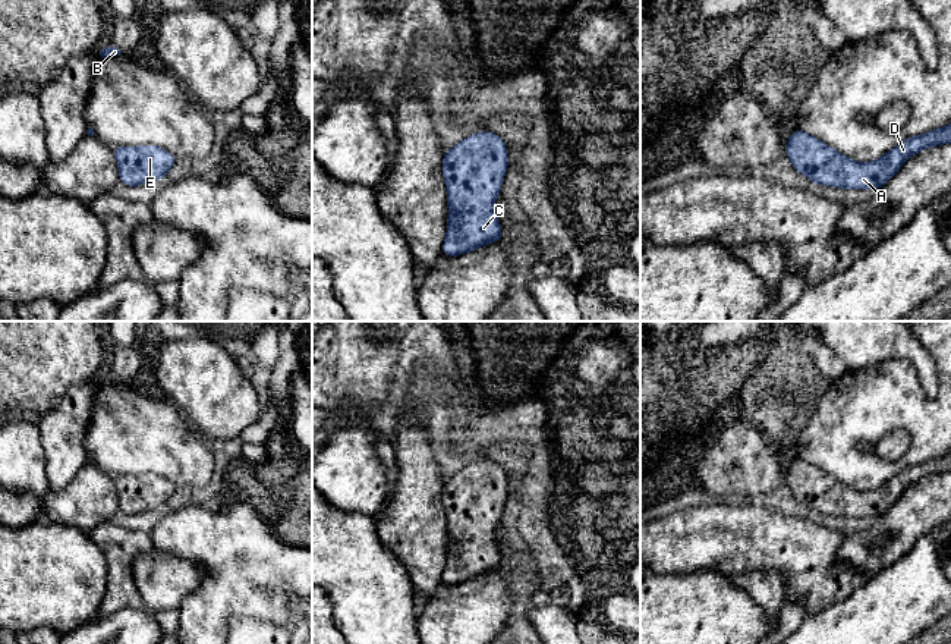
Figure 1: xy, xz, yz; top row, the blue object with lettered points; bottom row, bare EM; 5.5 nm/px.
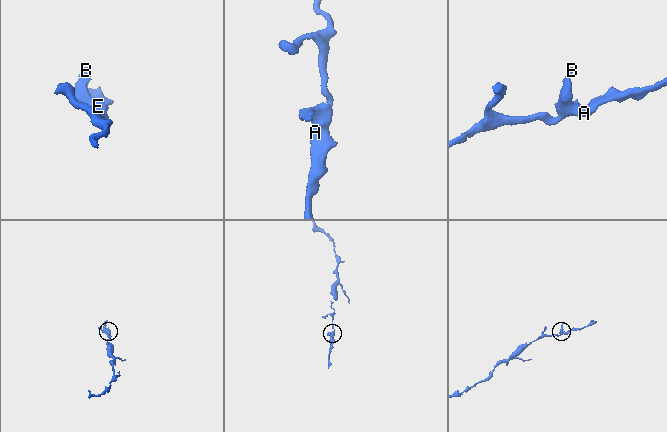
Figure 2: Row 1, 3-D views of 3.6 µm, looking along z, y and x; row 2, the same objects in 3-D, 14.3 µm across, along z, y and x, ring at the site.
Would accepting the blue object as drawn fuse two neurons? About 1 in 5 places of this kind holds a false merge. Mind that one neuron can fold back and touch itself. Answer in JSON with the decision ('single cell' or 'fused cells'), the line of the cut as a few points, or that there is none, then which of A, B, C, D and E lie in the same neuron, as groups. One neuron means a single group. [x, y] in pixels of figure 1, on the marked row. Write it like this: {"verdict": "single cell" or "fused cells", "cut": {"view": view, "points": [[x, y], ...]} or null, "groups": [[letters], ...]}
{"verdict": "single cell", "cut": null, "groups": [["A", "B", "C", "D", "E"]]}

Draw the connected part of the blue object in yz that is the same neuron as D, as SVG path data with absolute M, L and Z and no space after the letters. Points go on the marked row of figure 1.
M951 123L895 145L875 161L859 163L825 142L796 128L787 141L785 155L794 169L813 185L843 189L878 189L884 186L919 151L951 142Z

